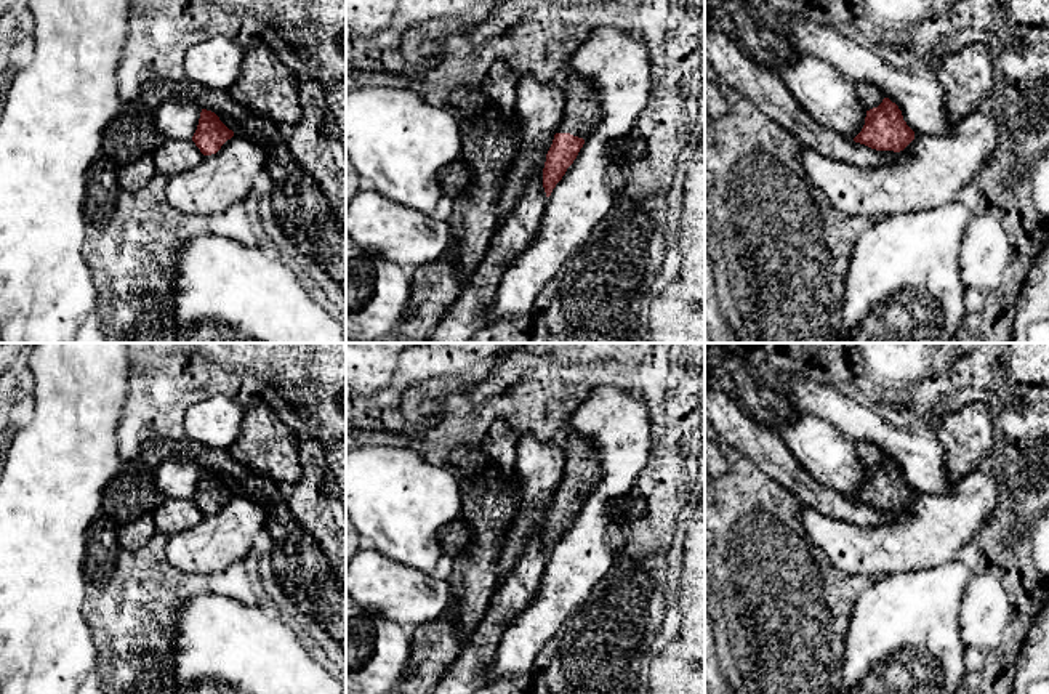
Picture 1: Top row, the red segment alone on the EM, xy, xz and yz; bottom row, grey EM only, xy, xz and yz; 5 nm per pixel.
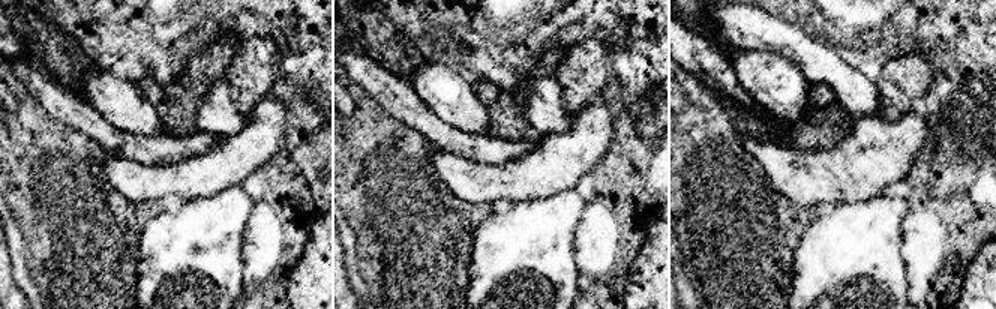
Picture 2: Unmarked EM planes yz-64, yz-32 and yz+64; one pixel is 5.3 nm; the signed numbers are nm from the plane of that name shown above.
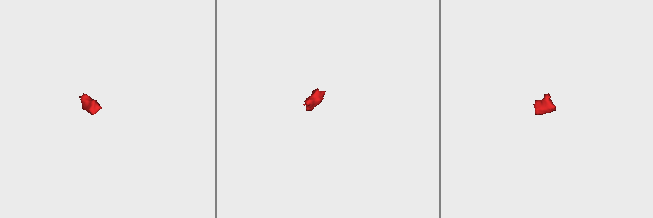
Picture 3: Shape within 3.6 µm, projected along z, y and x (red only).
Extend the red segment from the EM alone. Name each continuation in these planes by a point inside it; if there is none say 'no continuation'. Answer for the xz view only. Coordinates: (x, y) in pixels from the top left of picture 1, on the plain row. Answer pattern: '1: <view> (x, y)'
1: xz (582, 472)

